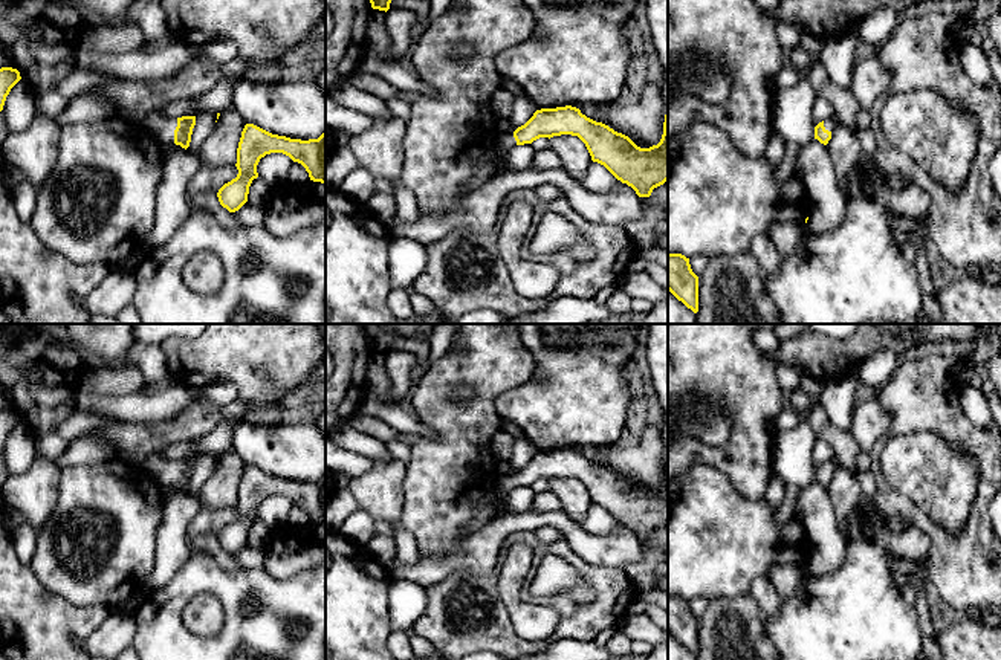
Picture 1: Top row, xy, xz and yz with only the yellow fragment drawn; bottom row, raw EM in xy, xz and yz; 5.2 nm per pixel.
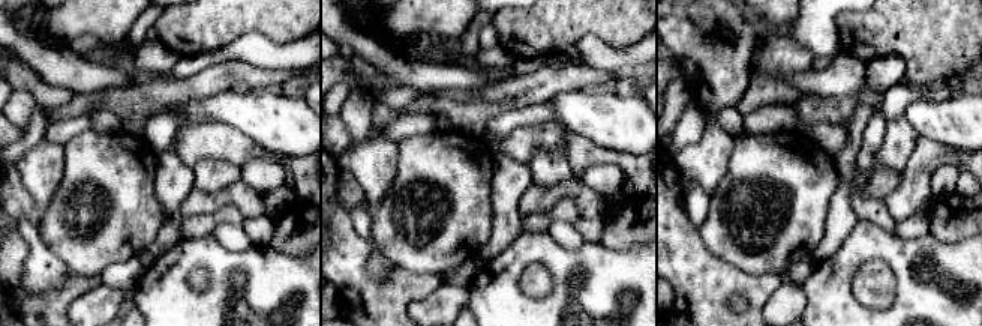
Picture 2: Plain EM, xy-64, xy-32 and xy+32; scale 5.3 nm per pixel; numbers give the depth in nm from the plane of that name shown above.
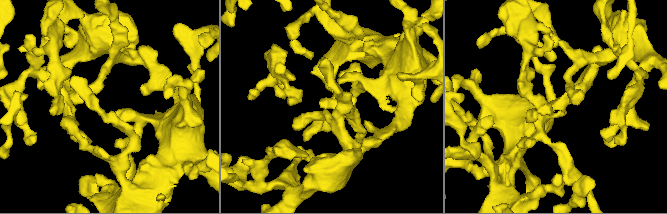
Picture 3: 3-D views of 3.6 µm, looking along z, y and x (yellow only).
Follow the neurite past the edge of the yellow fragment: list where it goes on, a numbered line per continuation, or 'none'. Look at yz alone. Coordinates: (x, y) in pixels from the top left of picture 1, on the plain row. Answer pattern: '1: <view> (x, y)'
1: yz (830, 466)

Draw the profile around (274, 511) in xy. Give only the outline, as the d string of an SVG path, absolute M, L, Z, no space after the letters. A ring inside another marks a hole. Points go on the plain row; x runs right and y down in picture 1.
M270 495L260 501L257 515L260 521L270 527L283 526L287 522L292 506L293 503L283 495Z

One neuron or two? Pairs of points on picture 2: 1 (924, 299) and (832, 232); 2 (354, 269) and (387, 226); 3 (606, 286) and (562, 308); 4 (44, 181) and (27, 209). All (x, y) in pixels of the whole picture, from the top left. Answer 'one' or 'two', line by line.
1: two
2: two
3: one
4: two

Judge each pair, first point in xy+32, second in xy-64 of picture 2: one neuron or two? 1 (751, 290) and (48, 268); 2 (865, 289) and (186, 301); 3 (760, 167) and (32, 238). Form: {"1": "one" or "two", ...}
{"1": "two", "2": "two", "3": "two"}

